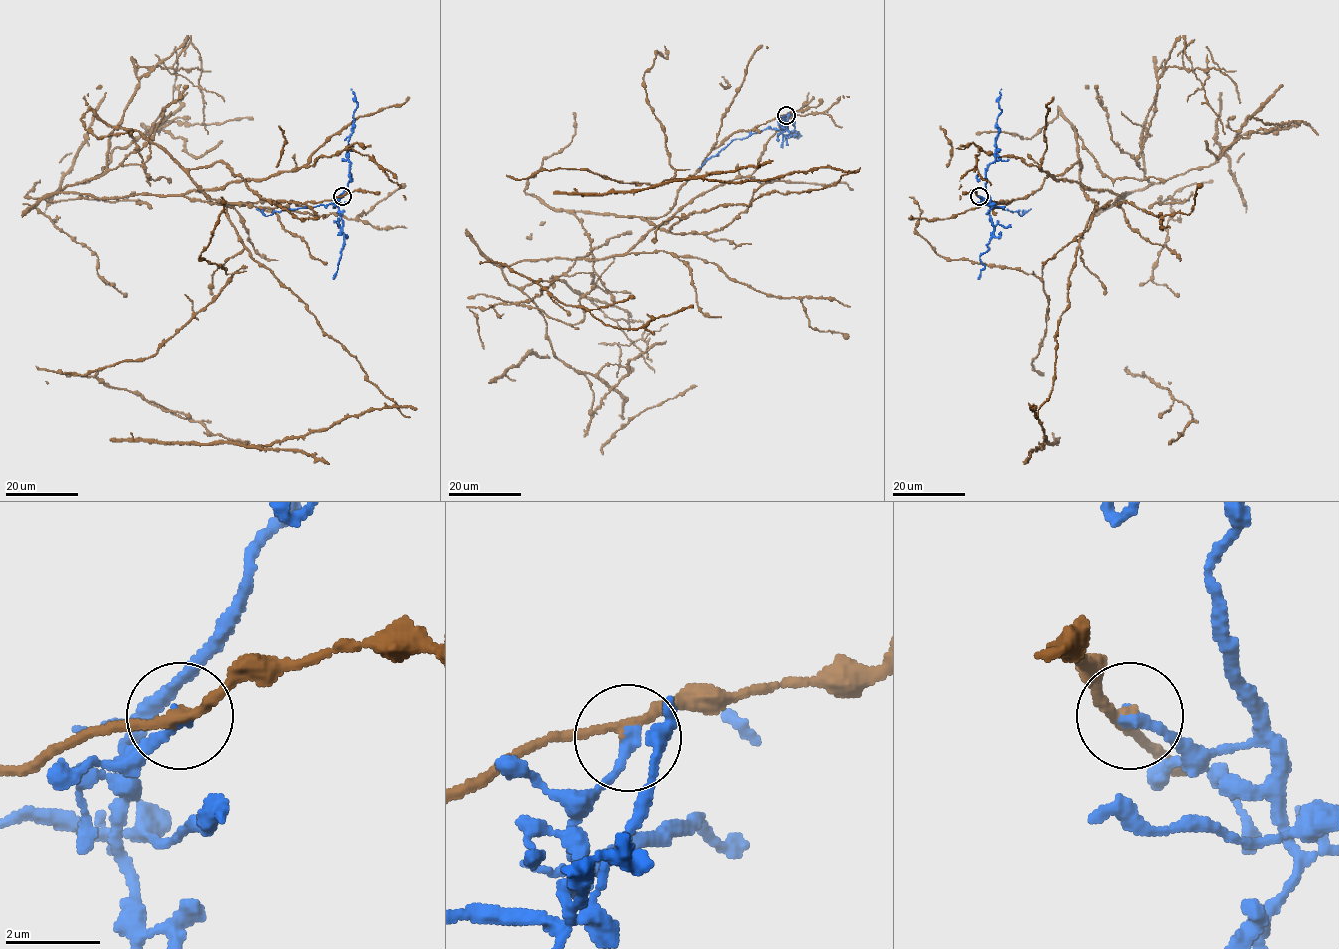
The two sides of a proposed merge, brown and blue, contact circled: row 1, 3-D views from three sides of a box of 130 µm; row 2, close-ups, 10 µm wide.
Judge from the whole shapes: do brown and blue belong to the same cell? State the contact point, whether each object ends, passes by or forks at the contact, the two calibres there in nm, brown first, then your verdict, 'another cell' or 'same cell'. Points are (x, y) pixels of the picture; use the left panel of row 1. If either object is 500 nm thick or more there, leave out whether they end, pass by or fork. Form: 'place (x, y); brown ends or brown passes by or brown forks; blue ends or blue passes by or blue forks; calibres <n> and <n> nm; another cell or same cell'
place (342, 196); brown passes by; blue ends; calibres 200 and 280 nm; another cell

